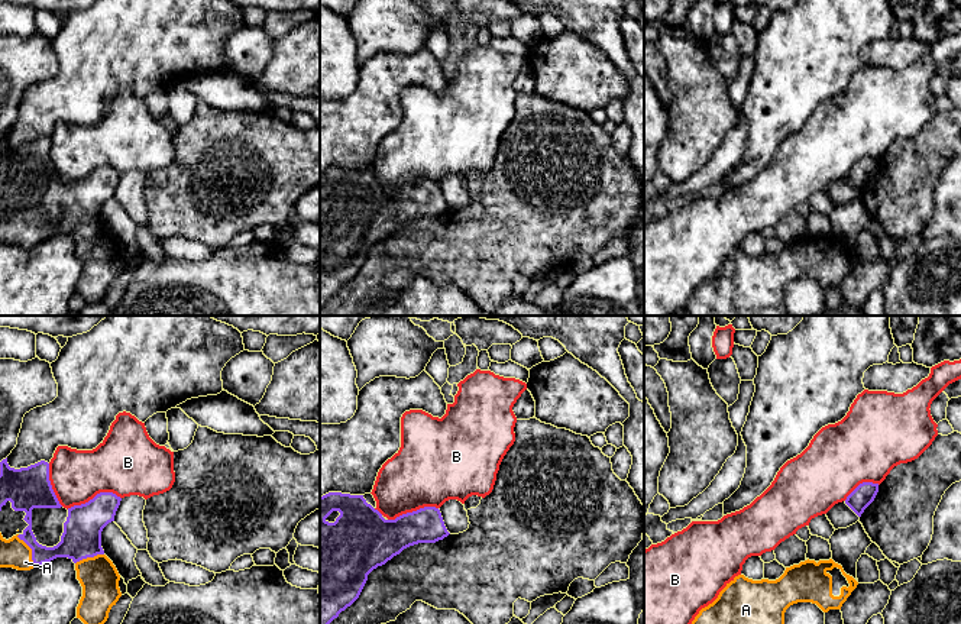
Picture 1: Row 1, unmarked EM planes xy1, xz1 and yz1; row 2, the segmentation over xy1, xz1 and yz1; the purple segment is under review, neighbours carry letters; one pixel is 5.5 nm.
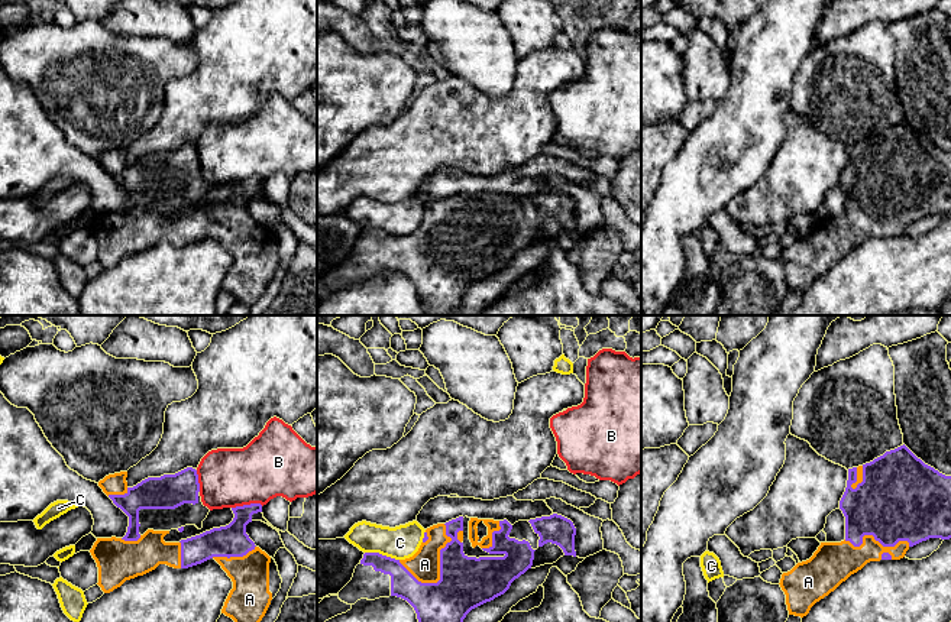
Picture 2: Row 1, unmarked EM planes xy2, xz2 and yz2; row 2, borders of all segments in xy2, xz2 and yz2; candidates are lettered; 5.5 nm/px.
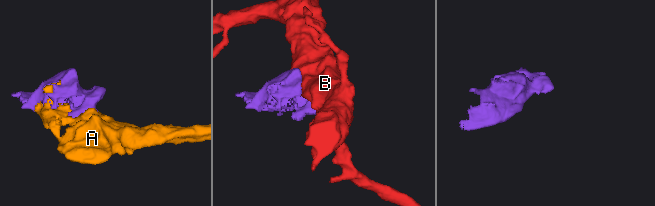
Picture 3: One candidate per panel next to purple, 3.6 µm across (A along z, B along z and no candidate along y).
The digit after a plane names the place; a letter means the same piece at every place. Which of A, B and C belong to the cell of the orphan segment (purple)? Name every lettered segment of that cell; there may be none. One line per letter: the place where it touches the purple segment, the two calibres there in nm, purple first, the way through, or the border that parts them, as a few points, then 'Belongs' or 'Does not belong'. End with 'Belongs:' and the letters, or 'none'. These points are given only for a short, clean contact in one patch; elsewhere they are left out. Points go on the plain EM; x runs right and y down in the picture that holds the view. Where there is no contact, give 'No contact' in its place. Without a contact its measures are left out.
A: Touches purple at xz2 (440, 236). Thickness 300 nm (purple) against 170 nm. Belongs
B: Touches purple at xy1 (94, 173). Thickness 220 nm (purple) against 360 nm. Does not belong
C: Touches purple at xz2 (381, 230). Thickness 150 nm (purple) against 190 nm. Does not belong
Belongs: A

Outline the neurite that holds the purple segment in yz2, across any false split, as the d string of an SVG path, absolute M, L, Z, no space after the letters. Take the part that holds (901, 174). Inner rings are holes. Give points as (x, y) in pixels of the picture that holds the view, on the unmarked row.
M903 120L870 139L848 145L847 163L840 176L840 185L845 192L845 216L841 218L821 218L809 236L798 239L790 247L782 250L779 260L786 270L789 291L806 292L816 278L834 268L870 237L900 236L910 223L929 214L950 216L951 152L925 140Z

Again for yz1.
M863 158L845 175L845 180L858 191L874 177L879 159Z

